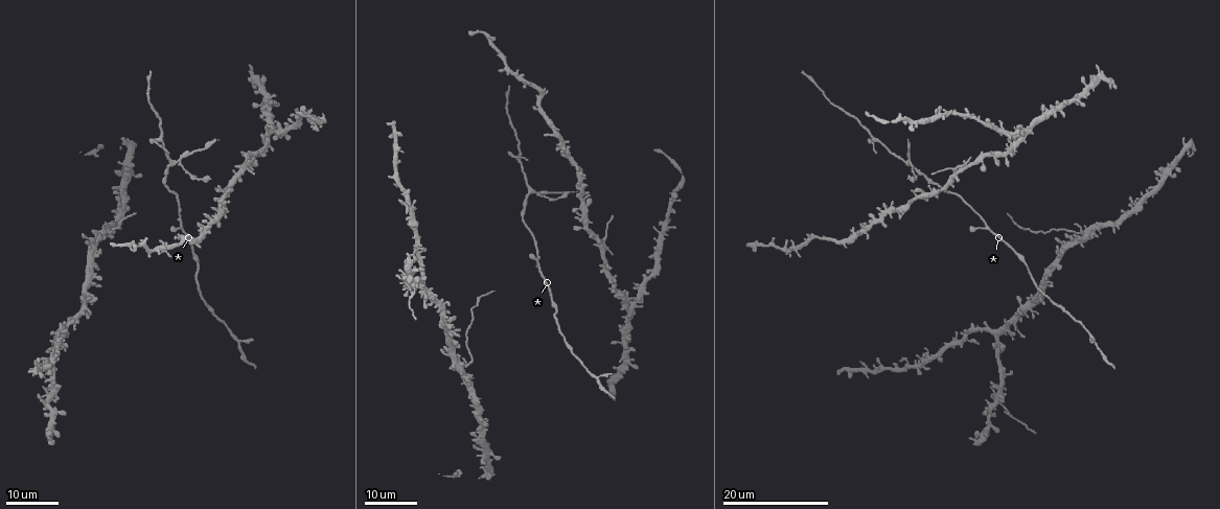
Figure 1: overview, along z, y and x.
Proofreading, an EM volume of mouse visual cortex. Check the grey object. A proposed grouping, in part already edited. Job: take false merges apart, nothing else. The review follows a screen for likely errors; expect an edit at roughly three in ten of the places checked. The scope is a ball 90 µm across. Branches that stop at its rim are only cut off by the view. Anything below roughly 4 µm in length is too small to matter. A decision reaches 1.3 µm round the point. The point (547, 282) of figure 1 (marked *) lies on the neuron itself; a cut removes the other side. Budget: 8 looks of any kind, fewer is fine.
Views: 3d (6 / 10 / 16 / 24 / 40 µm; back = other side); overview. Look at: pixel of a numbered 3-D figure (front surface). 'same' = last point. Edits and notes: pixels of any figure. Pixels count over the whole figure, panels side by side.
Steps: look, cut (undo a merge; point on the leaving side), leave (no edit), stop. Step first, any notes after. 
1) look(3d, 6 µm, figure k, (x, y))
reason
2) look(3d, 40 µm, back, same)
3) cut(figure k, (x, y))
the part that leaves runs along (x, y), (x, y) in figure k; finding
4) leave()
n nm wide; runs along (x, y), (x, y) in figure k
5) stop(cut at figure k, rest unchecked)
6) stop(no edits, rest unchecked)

look(3d, 24 µm, figure 1, (413, 252))
thin arm on a thick one

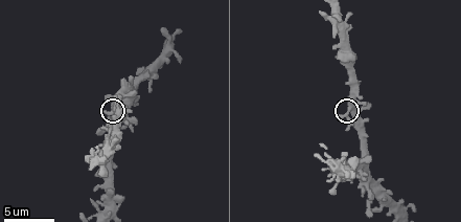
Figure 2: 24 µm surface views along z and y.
look(3d, 6 µm, same)
closer look

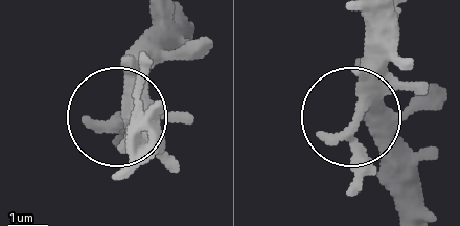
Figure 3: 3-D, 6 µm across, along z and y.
leave()
340 nm wide; all the same neuron

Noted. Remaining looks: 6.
look(3d, 16 µm, figure 1, (157, 139))
four arms meet

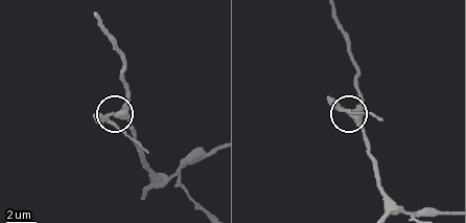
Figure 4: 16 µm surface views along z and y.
look(3d, 6 µm, figure 4, (120, 113))

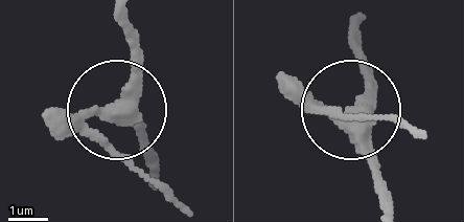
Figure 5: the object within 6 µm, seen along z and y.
leave()
350 nm wide; continuous, no second neuron

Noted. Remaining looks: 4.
look(3d, 16 µm, figure 1, (586, 217))
four-way junction

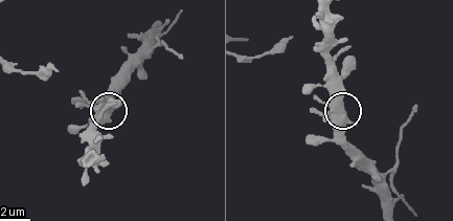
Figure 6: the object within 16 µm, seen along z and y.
look(3d, 6 µm, figure 6, (339, 110))
closer look

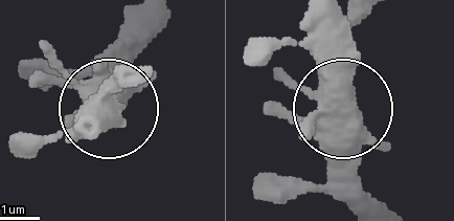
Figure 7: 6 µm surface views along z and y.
leave()
4 arms; continuous, no second neuron

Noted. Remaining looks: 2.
look(3d, 24 µm, figure 1, (955, 167))

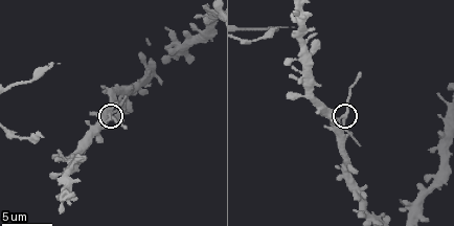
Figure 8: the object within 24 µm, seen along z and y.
look(3d, 6 µm, figure 8, (345, 115))
closer look

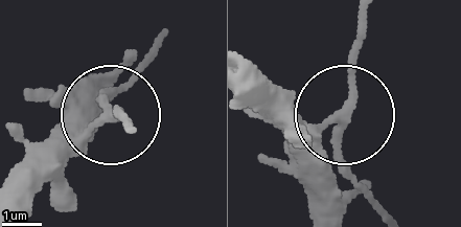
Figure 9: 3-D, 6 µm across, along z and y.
cut(figure 9, (116, 110))
side arm 5 µm; the part that leaves runs along (327, 126), (364, 19) in figure 9; a second neuron is stuck on

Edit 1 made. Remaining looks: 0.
stop(cut at figure 9, rest unchecked)

